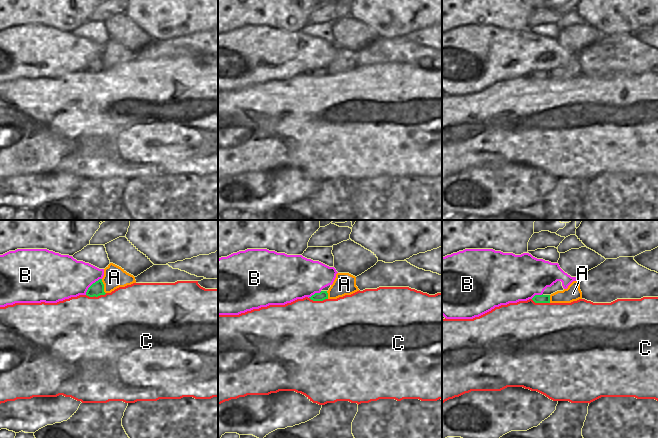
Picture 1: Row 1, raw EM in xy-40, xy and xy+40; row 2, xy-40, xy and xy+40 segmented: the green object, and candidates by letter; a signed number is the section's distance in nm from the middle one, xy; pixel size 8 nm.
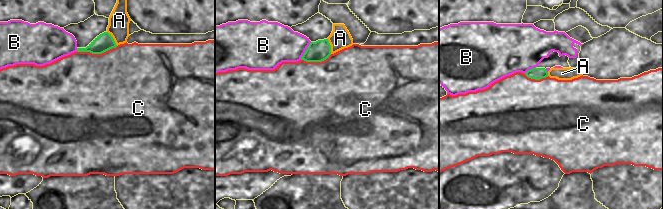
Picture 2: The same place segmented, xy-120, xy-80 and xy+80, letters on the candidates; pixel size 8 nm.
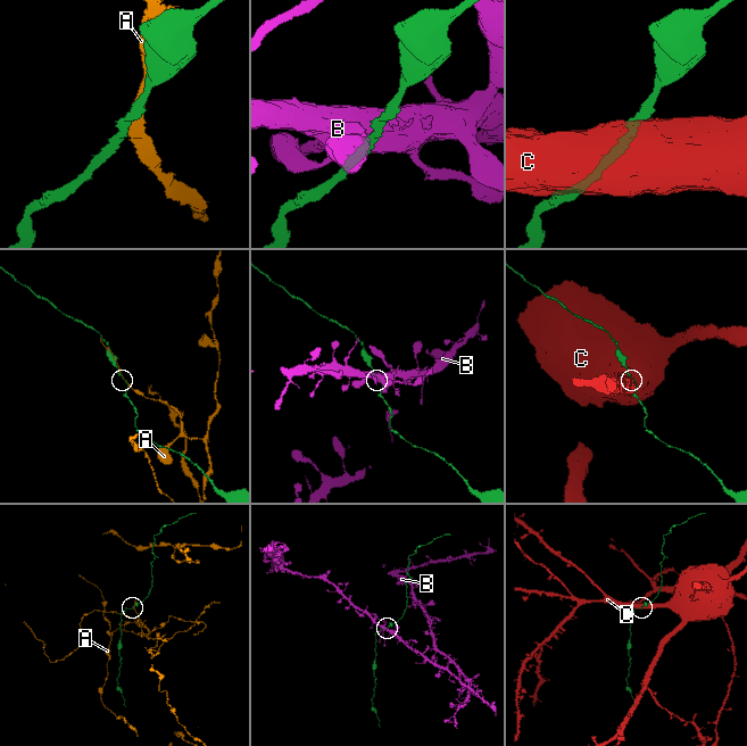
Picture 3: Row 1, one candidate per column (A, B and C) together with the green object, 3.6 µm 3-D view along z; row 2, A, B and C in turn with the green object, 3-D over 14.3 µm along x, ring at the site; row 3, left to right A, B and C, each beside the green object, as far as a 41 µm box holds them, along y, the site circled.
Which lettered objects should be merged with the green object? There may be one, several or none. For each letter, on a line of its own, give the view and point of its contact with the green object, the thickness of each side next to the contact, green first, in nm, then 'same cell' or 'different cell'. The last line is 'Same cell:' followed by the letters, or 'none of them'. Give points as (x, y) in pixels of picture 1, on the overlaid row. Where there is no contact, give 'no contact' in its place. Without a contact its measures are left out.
A: contact xy-40 (103, 286); calibres 110 and 180 nm; different cell
B: contact xy-40 (91, 285); calibres 110 and 360 nm; different cell
C: contact xy-40 (96, 296); calibres 110 and 500 nm; different cell
Same cell: none of them

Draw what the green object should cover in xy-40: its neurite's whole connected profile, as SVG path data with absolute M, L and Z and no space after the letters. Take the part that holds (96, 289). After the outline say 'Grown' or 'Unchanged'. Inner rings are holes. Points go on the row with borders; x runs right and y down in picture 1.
M99 279L95 283L93 283L87 290L86 295L89 297L98 297L100 295L105 295L104 292L104 284L102 282L102 279Z. Unchanged.

